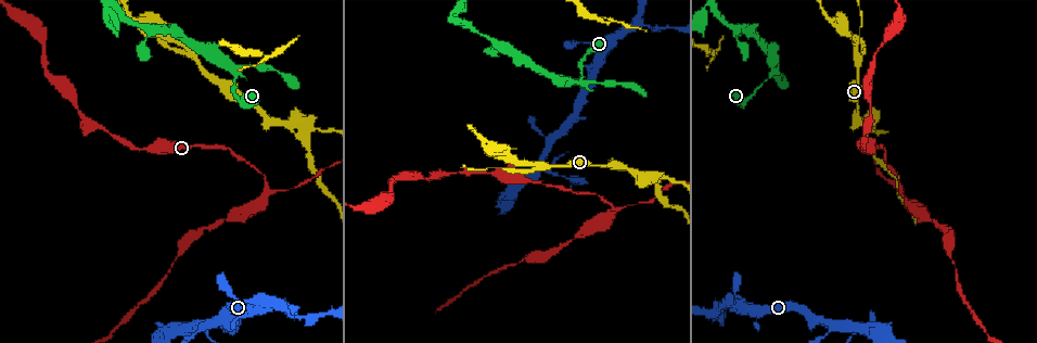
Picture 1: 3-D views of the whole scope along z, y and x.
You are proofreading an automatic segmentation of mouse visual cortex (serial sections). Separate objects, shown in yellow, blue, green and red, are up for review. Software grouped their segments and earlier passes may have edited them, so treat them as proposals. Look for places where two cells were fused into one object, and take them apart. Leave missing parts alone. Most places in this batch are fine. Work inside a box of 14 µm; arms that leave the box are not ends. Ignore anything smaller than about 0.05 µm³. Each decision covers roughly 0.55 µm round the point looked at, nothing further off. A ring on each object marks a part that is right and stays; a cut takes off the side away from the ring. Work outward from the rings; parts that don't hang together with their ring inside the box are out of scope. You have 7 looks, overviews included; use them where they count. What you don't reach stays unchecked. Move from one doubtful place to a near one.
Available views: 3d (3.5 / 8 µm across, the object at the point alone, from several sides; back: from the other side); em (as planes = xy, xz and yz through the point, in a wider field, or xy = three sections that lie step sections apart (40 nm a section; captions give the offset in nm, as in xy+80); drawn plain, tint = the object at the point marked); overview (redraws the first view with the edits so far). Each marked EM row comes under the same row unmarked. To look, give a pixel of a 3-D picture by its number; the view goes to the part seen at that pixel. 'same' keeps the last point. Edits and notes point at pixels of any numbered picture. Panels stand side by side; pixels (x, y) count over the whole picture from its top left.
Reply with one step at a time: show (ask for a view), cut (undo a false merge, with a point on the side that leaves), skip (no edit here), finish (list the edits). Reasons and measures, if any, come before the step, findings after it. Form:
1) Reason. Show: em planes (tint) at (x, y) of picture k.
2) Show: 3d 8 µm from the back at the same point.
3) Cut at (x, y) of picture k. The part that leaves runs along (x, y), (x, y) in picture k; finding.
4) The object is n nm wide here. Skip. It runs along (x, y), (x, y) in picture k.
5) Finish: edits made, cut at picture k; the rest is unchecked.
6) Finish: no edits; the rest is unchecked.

Narrows sharply. Show: 3d 3.5 µm at (549, 143) of picture 1.

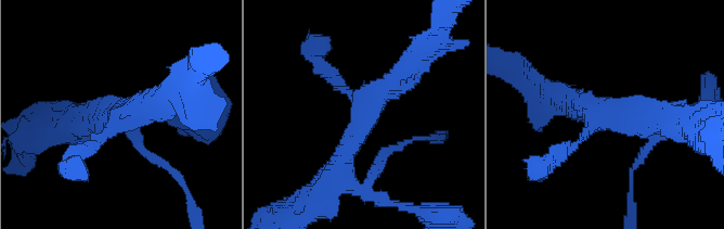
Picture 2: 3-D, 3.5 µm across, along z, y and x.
3 arms meet here; the arms are 200, 300, 300 nm wide; need the tissue. Show: em xy step 2 (tint) at (368, 107) of picture 2.

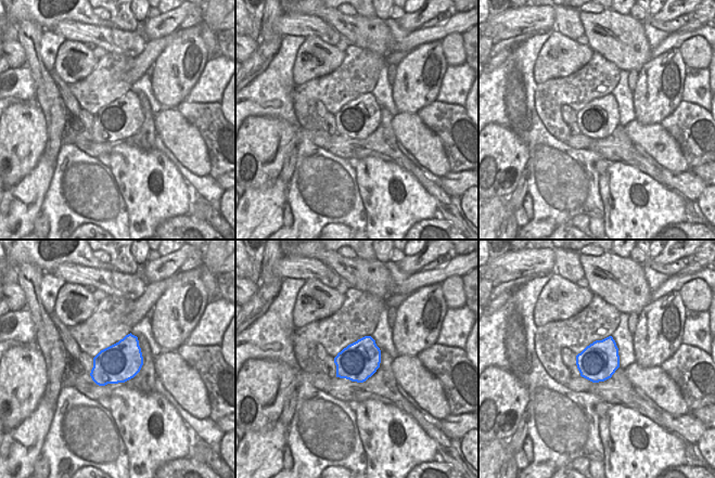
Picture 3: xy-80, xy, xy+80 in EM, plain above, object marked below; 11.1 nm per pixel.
The object is 420 nm wide here. Skip. It runs along (419, 62), (366, 106), (339, 174) in picture 2; one cell here.

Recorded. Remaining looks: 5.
Small branch off a trunk. Show: 3d 3.5 µm at (903, 189) of picture 1.

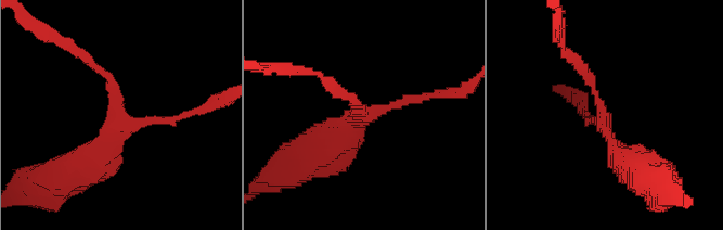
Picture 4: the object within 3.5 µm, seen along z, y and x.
3 arms meet here; the arms are 150, 150, 400 nm wide. Show: em planes (tint) at (362, 112) of picture 4.

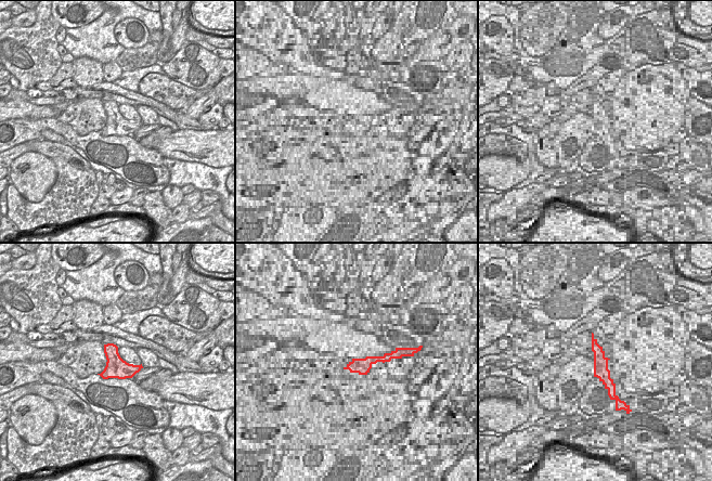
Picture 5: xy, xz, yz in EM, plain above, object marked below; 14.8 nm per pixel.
The object is 320 nm wide here. Skip. It runs along (575, 62), (592, 81), (611, 142), (638, 168) in picture 4; continuous, no second cell.

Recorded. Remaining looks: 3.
Calibre changes. Show: 3d 8 µm from the back at (305, 125) of picture 1.

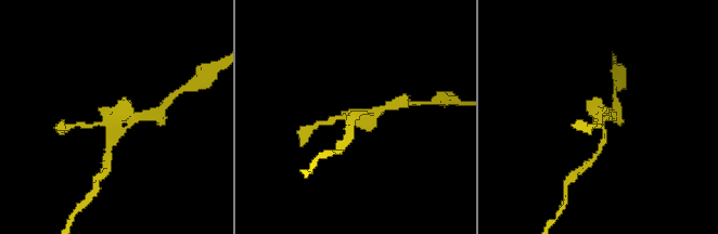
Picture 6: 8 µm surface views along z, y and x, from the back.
Show: 3d 3.5 µm at (356, 120) of picture 6.

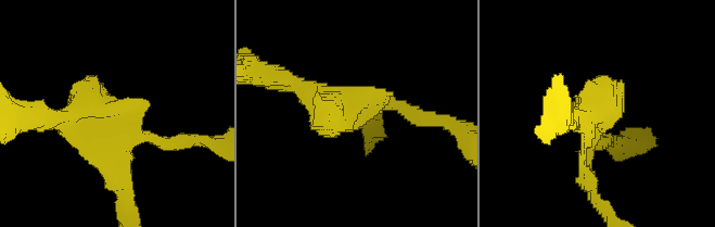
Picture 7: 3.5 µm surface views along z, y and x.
Show: em xy step 5 (tint) at (356, 108) of picture 7.

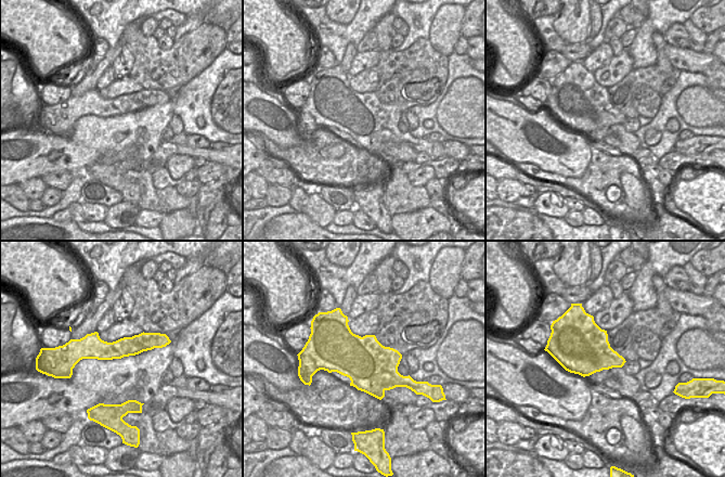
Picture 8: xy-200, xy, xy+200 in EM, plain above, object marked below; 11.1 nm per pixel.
Skip. It runs along (52, 116), (125, 190) in picture 7; continuous, no second cell.

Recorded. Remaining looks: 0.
Finish: no edits; the rest is unchecked.

